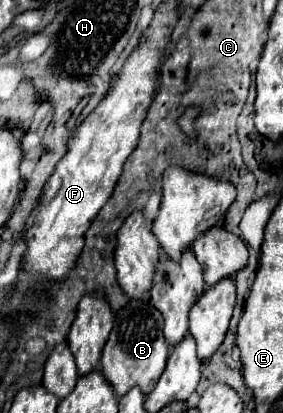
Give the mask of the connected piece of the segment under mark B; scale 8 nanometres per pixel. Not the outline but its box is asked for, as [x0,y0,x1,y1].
[101,301,169,397]

